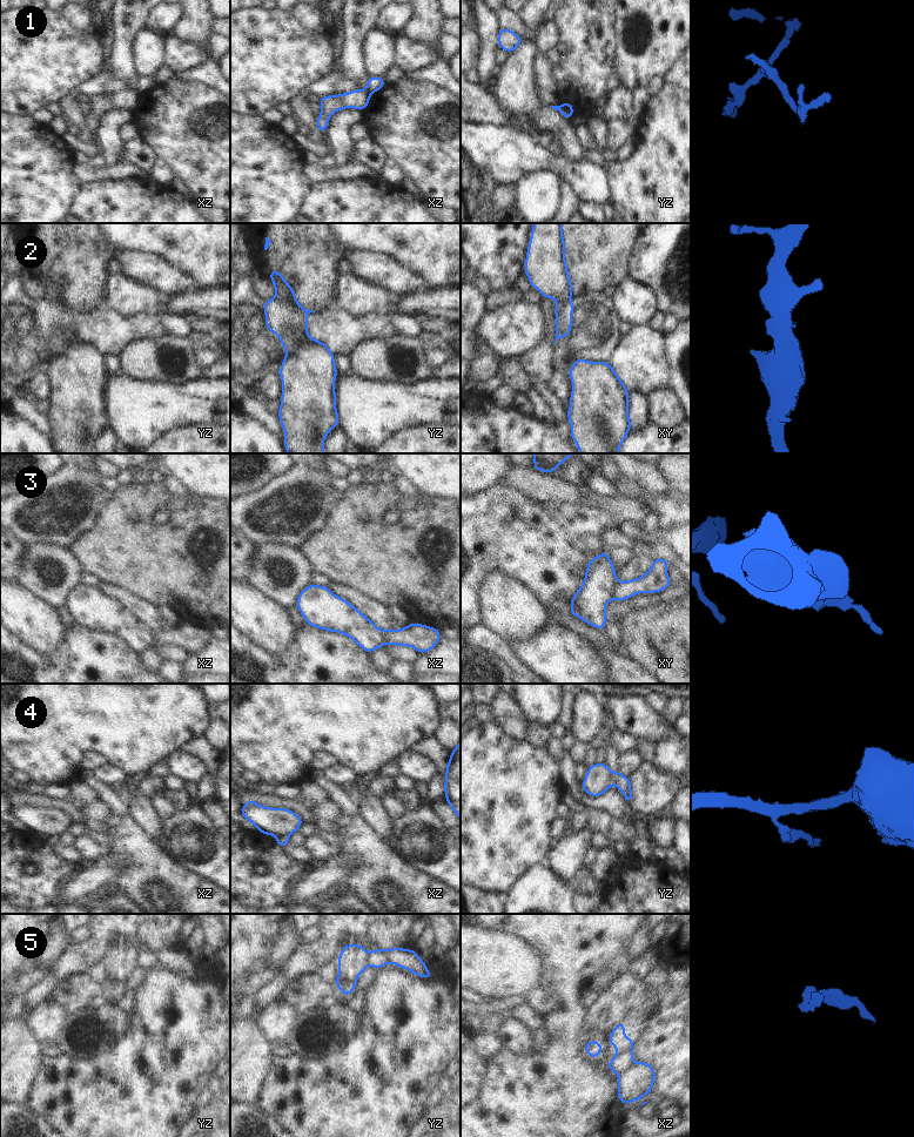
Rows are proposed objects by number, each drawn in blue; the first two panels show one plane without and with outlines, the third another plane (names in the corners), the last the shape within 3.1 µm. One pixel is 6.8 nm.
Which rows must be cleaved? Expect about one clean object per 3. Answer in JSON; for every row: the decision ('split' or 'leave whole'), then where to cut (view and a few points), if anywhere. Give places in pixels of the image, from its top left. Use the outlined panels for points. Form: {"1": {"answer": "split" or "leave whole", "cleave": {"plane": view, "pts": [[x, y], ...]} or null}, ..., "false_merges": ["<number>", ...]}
{"1": {"answer": "split", "cleave": {"plane": "xz", "pts": [[365, 88], [369, 95]]}}, "2": {"answer": "split", "cleave": {"plane": "xy", "pts": [[569, 298], [562, 305], [557, 321], [563, 335]]}}, "3": {"answer": "split", "cleave": {"plane": "xy", "pts": [[617, 580], [612, 587], [611, 598]]}}, "4": {"answer": "split", "cleave": {"plane": "xz", "pts": [[288, 834], [276, 836]]}}, "5": {"answer": "split", "cleave": {"plane": "xz", "pts": [[632, 1064], [618, 1075]]}}, "false_merges": ["1", "2", "3", "4", "5"]}

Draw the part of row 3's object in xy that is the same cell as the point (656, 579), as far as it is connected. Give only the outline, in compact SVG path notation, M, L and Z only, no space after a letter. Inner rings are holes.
M656 558L644 576L626 581L617 580L612 587L612 599L623 601L638 593L657 593L666 590L671 586L668 564L666 559Z

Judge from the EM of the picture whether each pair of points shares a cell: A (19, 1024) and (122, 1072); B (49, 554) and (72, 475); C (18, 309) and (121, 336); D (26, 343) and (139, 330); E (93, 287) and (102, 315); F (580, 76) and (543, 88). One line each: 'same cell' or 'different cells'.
A: different cells
B: different cells
C: same cell
D: same cell
E: different cells
F: different cells

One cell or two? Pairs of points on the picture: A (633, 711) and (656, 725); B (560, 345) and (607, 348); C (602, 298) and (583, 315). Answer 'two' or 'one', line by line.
A: one
B: one
C: one

